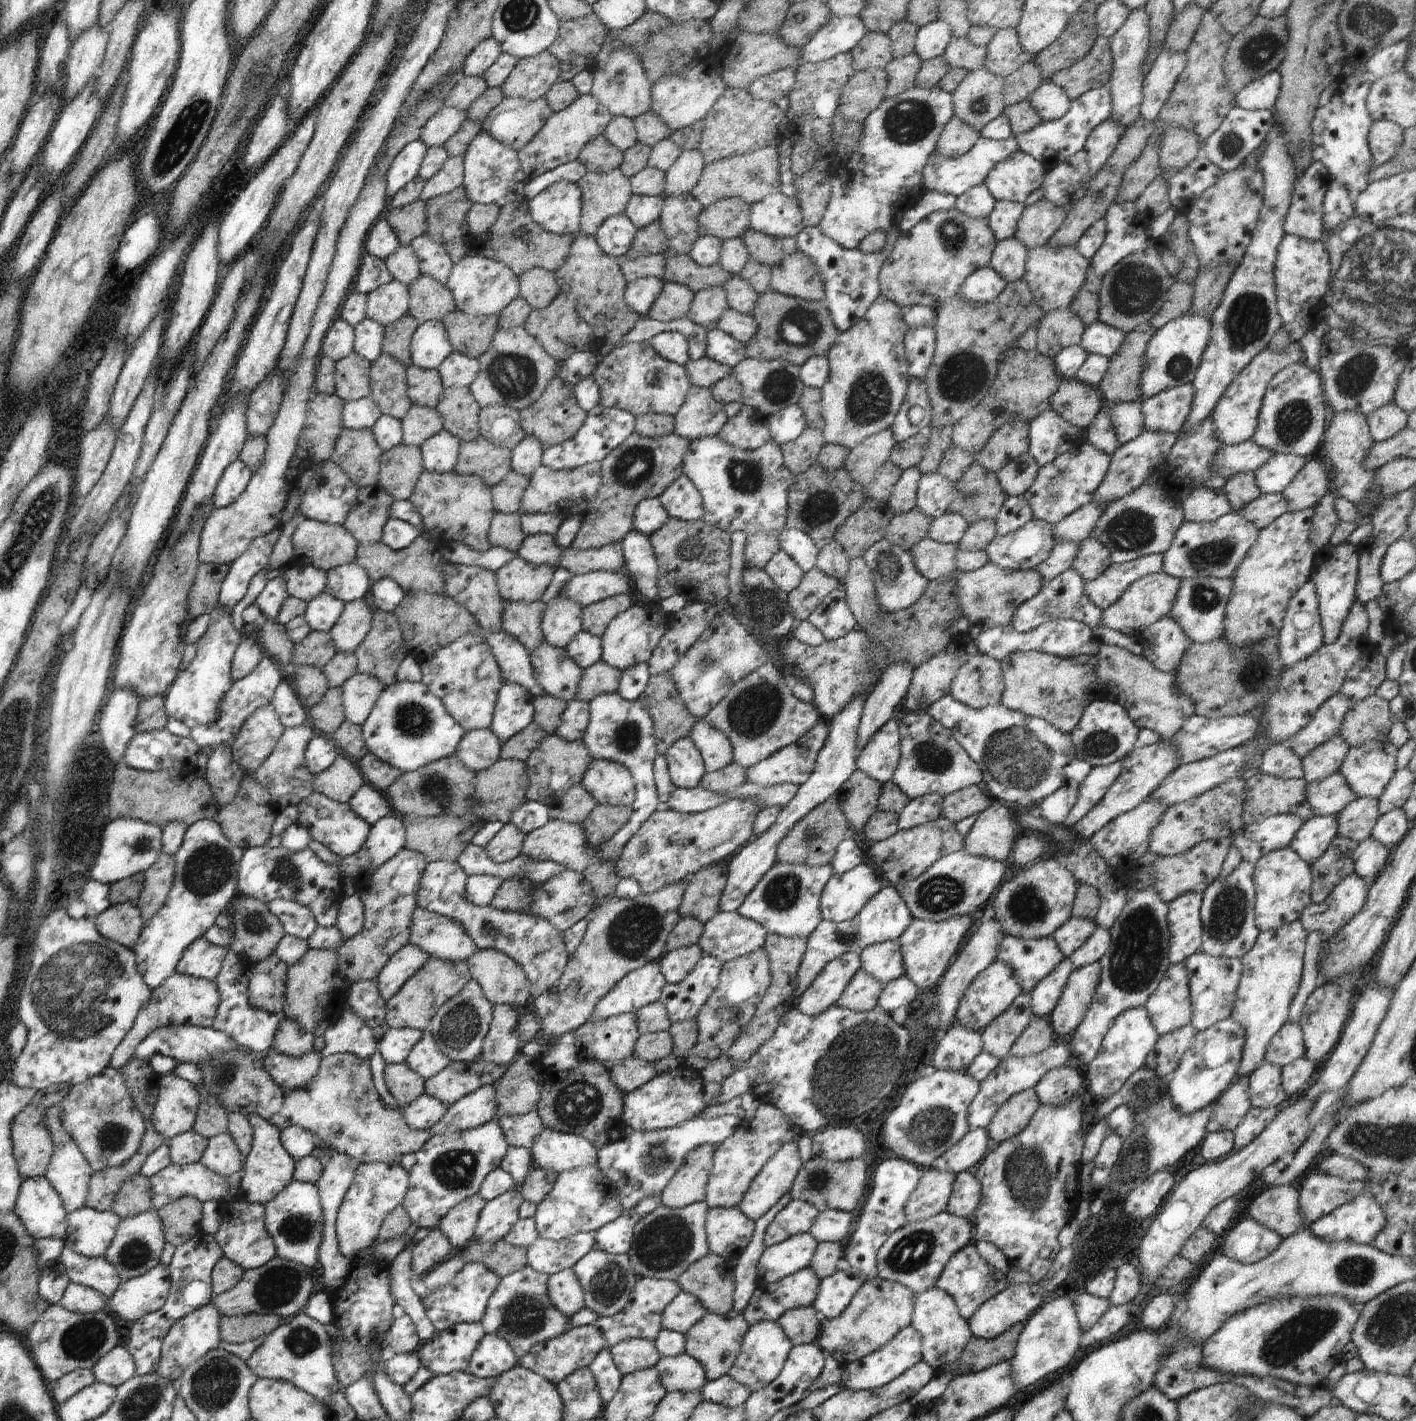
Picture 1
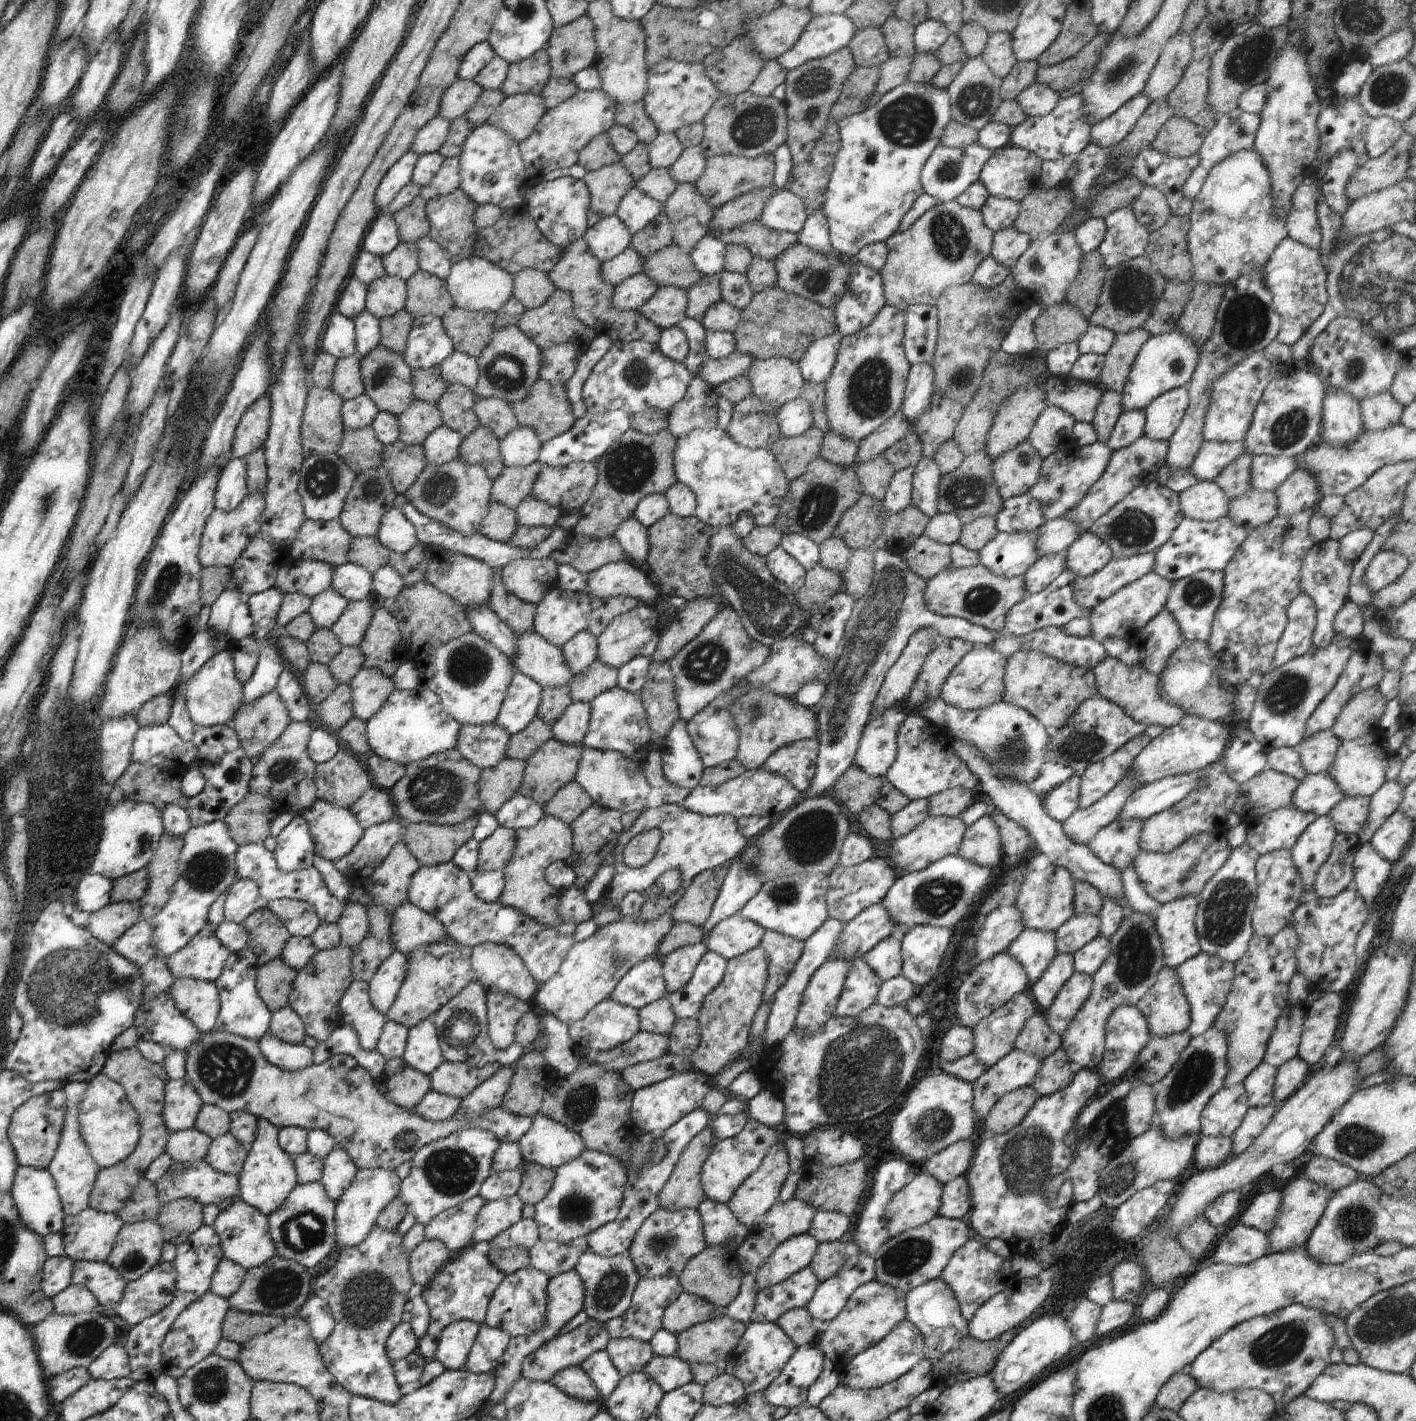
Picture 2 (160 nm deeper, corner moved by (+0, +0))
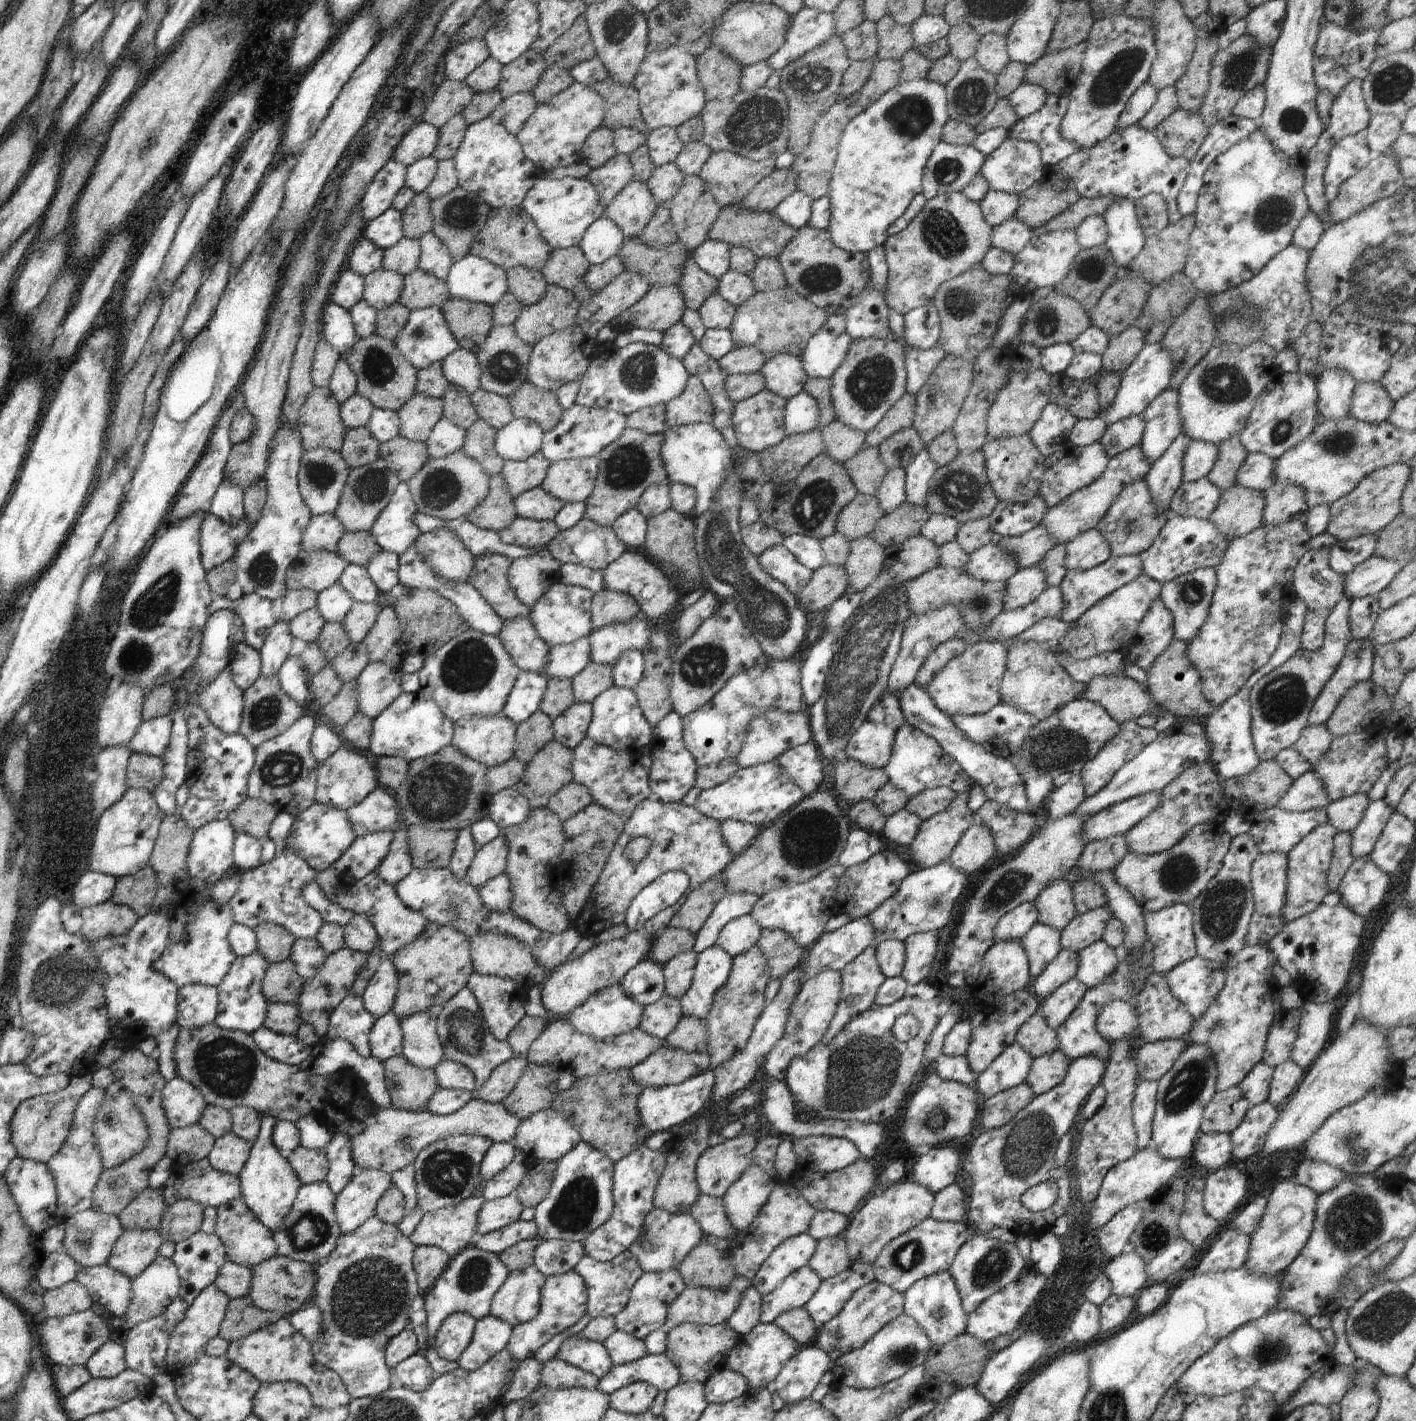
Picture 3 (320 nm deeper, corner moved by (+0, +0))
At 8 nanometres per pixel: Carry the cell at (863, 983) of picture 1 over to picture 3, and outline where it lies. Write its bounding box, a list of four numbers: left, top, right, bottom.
[819,947,885,1045]

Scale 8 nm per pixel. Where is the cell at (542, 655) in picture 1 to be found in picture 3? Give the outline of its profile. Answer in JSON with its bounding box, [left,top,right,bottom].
[497,616,551,675]

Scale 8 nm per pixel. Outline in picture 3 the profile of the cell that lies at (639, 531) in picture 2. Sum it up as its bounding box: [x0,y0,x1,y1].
[610,507,647,548]

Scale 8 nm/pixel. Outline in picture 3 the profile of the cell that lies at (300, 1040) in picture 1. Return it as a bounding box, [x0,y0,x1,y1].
[264,1003,303,1035]

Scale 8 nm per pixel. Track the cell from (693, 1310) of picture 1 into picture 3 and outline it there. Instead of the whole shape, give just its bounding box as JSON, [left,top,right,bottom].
[663,1274,752,1332]

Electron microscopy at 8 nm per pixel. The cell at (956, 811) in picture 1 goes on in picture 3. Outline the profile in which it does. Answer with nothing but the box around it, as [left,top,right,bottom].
[905,787,957,821]

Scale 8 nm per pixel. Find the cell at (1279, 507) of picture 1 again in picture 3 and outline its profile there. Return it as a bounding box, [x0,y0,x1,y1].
[1207,485,1264,542]

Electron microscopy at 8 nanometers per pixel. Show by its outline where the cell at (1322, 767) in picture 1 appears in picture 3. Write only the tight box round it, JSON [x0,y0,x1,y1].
[1292,725,1333,766]

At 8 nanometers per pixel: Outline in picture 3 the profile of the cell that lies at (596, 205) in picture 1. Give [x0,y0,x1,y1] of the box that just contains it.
[586,153,633,208]

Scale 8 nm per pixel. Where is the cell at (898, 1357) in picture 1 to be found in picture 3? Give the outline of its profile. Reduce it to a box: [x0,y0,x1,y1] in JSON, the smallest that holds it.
[831,1312,932,1389]

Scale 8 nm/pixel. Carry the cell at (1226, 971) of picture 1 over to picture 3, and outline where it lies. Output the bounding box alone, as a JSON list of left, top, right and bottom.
[1164,955,1225,1019]

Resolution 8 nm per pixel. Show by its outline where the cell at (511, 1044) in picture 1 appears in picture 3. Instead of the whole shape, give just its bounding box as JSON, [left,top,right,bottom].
[466,971,525,1041]

